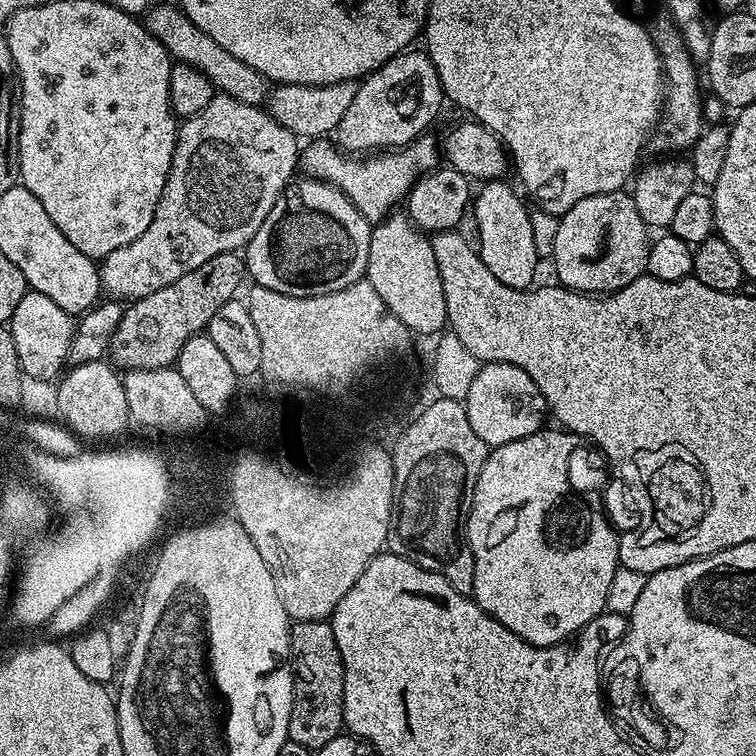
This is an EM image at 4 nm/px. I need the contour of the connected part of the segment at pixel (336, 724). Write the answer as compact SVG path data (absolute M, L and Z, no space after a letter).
M298 620L290 628L290 660L294 665L288 739L315 750L345 731L344 663L328 620Z

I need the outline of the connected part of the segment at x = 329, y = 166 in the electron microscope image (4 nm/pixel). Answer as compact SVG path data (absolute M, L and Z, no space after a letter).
M425 134L411 140L404 148L395 150L380 150L375 154L357 158L352 154L345 154L339 147L328 148L329 141L321 138L313 140L303 149L302 168L313 180L325 180L333 184L360 213L370 222L379 222L393 211L396 203L403 201L412 189L417 179L435 169L441 159L442 152L438 147L438 140L432 134Z

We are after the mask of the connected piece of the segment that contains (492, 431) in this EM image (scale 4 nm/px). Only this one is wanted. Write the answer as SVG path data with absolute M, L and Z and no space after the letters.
M483 363L475 374L462 403L474 434L478 435L478 438L491 449L541 431L545 425L543 424L545 418L548 418L547 404L538 386L534 385L530 374L521 367L514 366L513 363Z

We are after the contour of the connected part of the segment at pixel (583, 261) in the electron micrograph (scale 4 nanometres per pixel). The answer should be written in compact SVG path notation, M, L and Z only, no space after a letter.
M627 191L607 192L606 194L594 194L590 198L582 198L582 202L578 202L572 207L568 213L559 217L557 226L557 234L554 237L553 252L550 255L551 262L556 263L556 276L561 285L571 288L574 292L583 292L585 294L607 294L616 292L622 286L626 286L630 282L634 282L638 277L648 272L648 250L650 247L650 228L644 224L642 217L638 214L638 207L635 205L635 198Z

